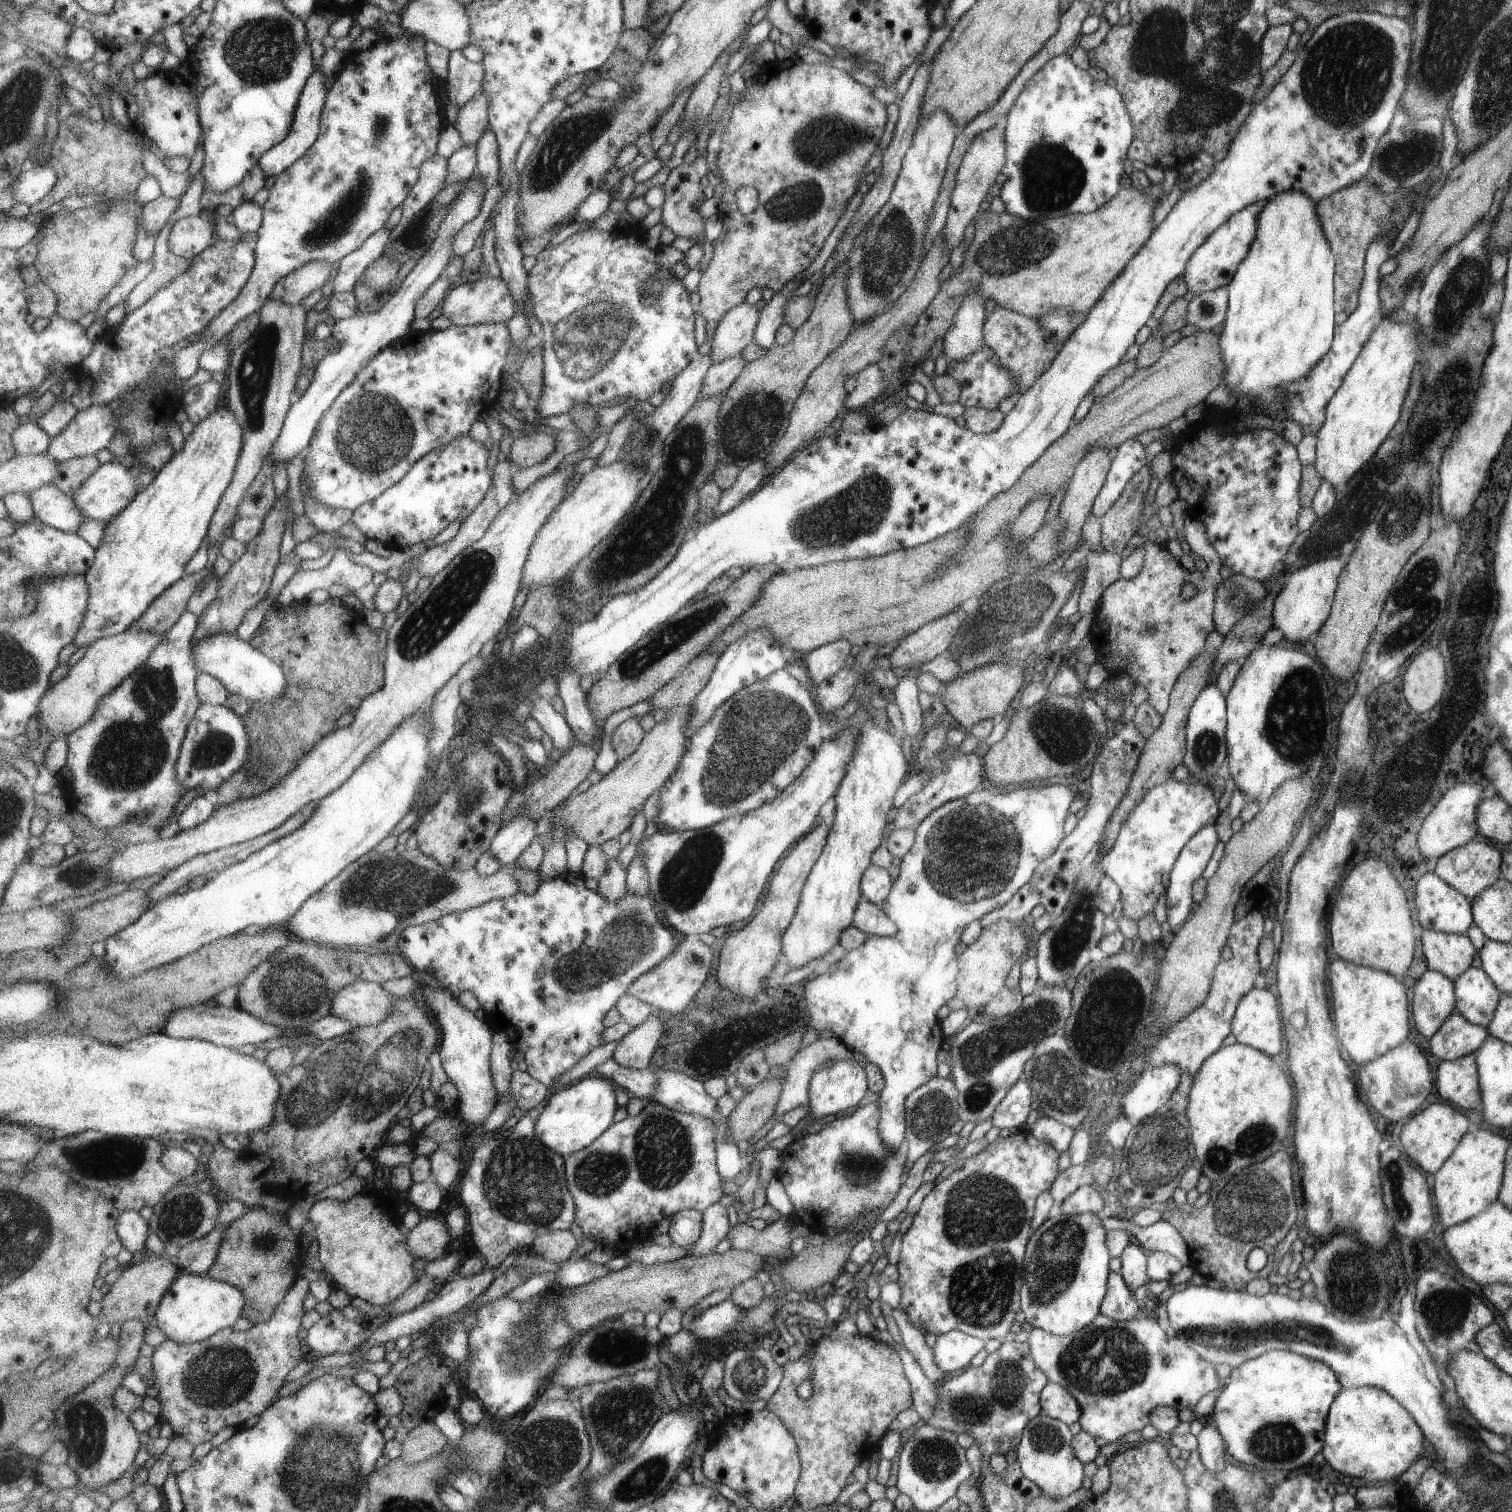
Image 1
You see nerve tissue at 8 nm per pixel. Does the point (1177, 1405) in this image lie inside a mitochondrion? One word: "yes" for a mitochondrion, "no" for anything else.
no

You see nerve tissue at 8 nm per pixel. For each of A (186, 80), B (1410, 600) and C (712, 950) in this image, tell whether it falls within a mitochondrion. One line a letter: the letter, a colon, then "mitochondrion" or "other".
A: other
B: mitochondrion
C: other

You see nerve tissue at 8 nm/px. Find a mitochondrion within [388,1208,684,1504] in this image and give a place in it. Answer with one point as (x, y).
(619, 1413)

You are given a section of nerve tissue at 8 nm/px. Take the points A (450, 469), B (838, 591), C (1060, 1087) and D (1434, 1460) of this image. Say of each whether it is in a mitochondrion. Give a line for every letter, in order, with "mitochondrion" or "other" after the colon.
A: other
B: other
C: mitochondrion
D: other

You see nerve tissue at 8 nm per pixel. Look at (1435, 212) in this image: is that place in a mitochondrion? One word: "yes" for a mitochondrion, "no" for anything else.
no

